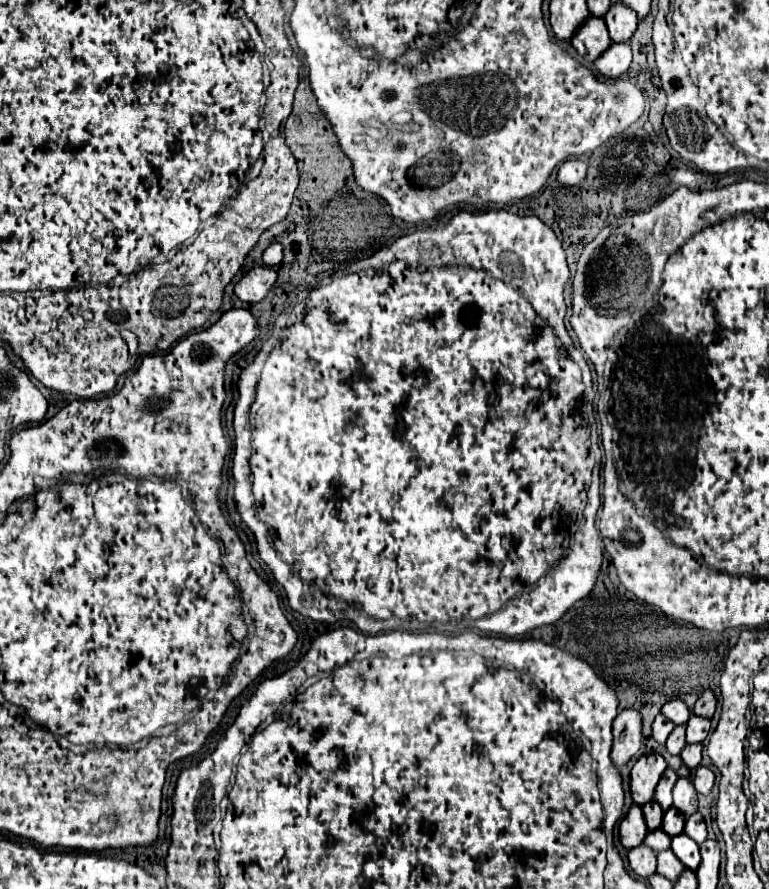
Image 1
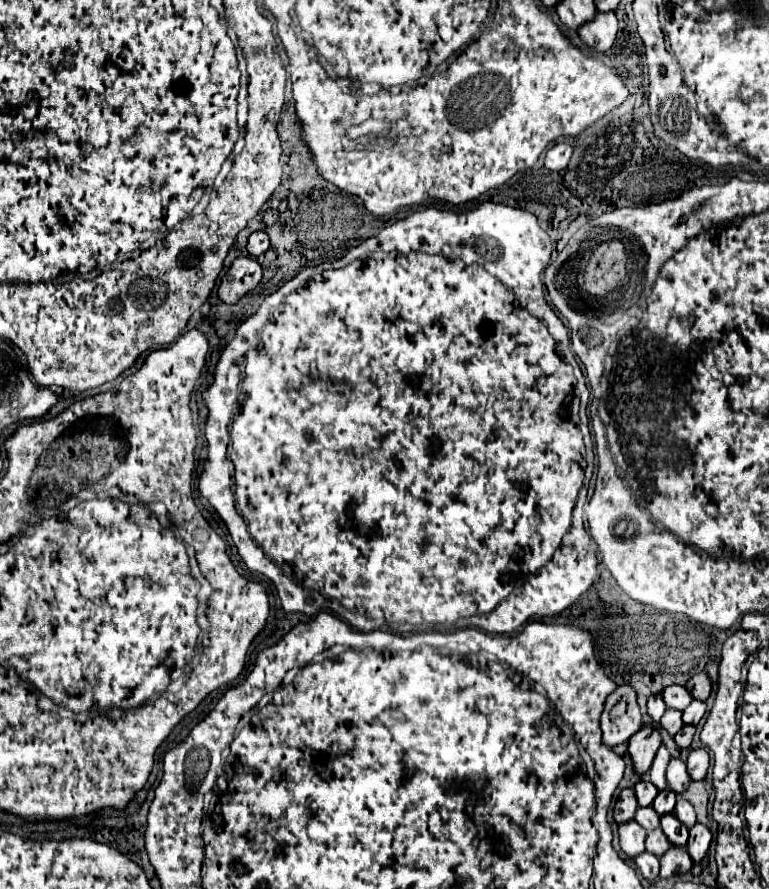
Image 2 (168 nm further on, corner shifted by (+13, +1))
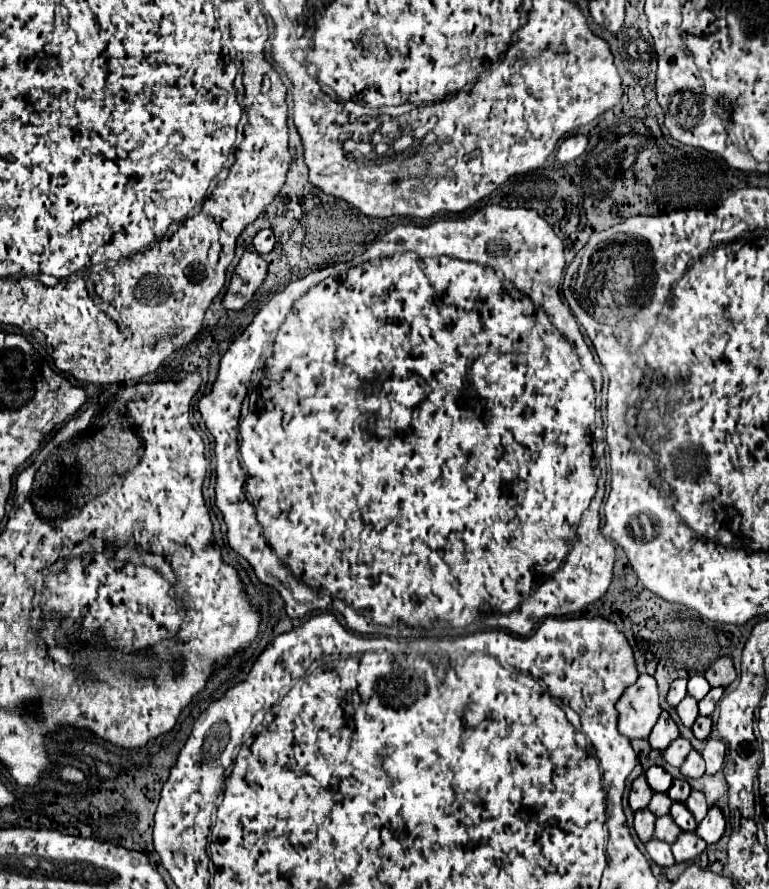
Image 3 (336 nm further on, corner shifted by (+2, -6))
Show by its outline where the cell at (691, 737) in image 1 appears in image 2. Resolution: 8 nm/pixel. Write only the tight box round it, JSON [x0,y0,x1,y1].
[683,701,705,725]

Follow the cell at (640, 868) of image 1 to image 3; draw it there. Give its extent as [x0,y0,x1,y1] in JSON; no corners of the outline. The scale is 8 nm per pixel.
[634,808,656,842]

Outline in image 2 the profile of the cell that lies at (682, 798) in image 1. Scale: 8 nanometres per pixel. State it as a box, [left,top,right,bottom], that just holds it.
[667,759,689,795]

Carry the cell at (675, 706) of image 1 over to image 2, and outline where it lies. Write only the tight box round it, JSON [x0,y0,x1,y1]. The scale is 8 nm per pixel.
[663,685,691,711]

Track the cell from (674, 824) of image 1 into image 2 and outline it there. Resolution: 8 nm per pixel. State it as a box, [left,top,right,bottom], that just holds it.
[653,789,675,815]

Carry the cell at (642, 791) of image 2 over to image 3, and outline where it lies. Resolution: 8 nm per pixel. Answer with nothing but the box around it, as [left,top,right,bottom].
[646,766,672,792]

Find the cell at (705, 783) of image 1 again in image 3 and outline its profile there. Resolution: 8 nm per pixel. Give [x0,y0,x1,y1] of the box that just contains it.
[702,738,726,774]

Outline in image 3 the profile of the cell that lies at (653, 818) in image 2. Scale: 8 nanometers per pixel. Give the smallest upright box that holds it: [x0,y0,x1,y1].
[648,792,672,816]

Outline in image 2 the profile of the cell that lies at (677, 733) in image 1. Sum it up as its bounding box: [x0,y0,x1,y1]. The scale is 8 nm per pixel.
[661,709,683,737]

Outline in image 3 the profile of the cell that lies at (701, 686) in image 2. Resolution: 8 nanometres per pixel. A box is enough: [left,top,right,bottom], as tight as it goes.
[704,656,736,686]

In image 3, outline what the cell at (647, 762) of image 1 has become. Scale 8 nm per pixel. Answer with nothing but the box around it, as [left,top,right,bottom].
[650,710,680,750]

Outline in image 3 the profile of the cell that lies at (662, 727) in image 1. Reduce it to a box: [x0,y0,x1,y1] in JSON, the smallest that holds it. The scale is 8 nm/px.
[668,678,686,706]

